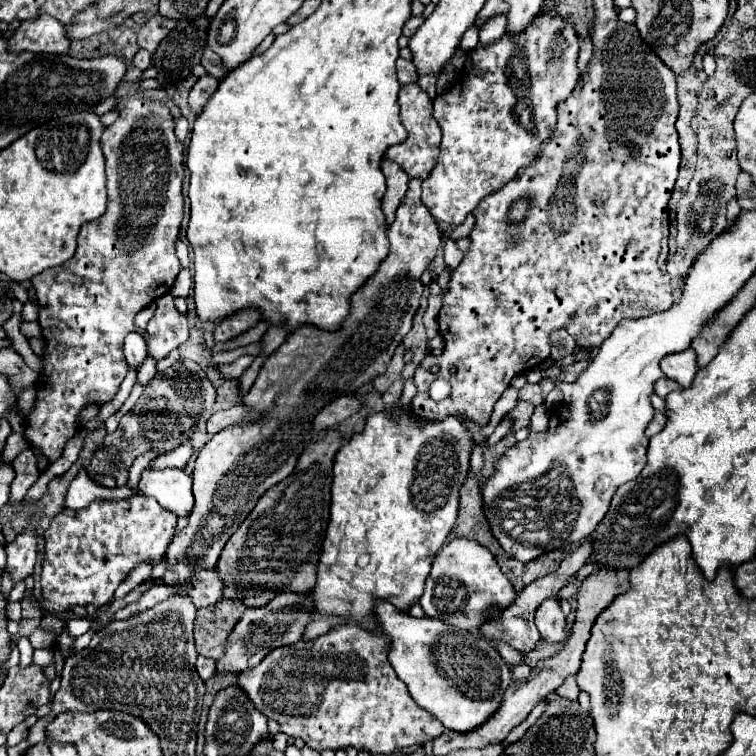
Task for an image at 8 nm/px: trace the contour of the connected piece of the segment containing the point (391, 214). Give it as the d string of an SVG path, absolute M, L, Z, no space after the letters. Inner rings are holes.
M387 158L381 162L381 170L383 170L385 180L387 180L387 190L385 190L385 196L381 200L381 208L383 208L387 224L391 224L395 218L395 210L397 210L397 206L407 190L409 176L395 162L391 162Z

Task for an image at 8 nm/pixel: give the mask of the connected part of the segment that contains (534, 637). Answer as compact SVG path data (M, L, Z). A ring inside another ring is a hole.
M585 540L583 544L579 544L575 550L571 550L571 552L563 558L563 562L561 562L561 566L559 566L557 572L551 572L551 574L547 574L547 576L531 582L529 586L525 586L525 588L517 594L513 606L505 608L493 622L485 622L485 624L481 626L483 638L487 638L487 640L489 640L489 638L503 640L503 642L511 644L511 646L513 646L515 650L519 650L519 652L529 652L529 650L533 650L535 644L539 642L539 632L537 632L537 626L533 624L533 614L535 614L537 606L539 606L543 600L555 598L555 596L559 594L559 590L565 586L567 578L569 578L573 572L577 572L577 570L589 560L589 554L593 554L591 548L593 548L593 546L589 546L589 542Z

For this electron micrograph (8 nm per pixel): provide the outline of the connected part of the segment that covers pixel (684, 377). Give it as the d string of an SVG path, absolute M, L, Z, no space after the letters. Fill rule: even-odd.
M689 348L685 352L669 354L661 360L661 370L667 378L679 382L683 388L693 386L693 378L697 372L697 354Z

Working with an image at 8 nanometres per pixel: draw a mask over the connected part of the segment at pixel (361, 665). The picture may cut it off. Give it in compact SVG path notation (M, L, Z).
M355 624L335 626L327 634L313 640L299 640L293 646L271 650L253 670L237 674L235 682L247 692L251 702L267 718L281 724L281 732L291 738L305 740L313 750L339 750L353 746L371 754L393 754L413 744L425 744L439 738L445 728L427 710L417 706L387 660L387 638L375 642L375 634L361 630Z

